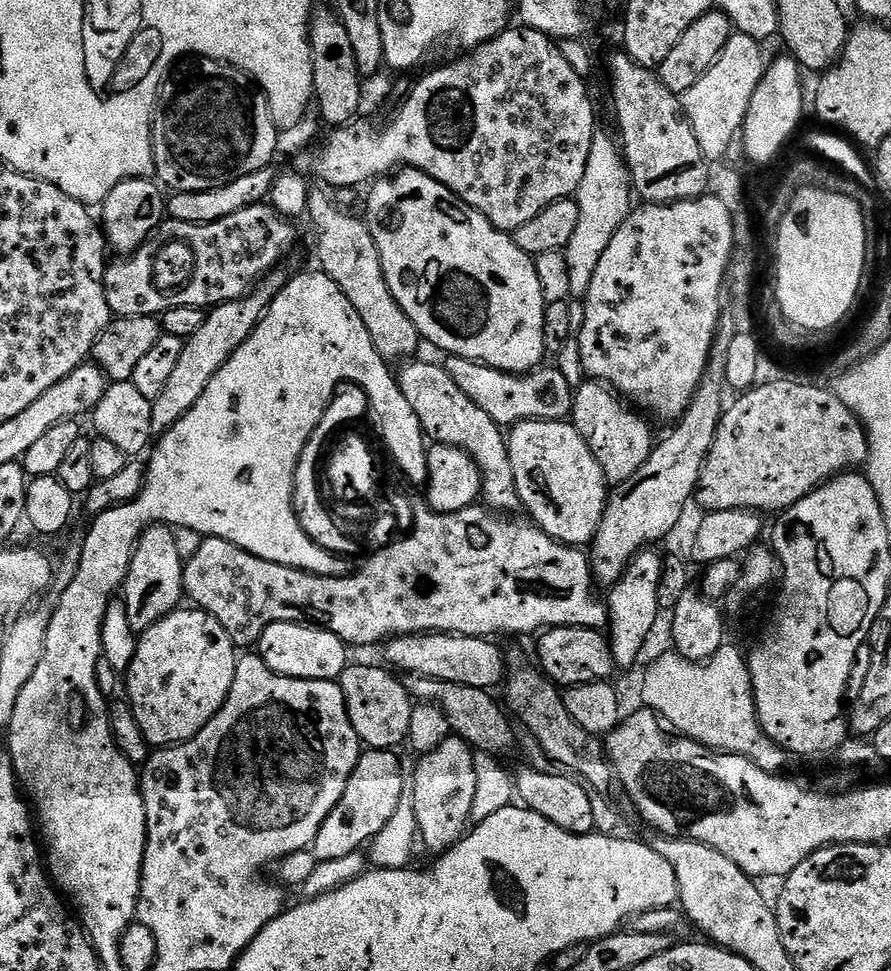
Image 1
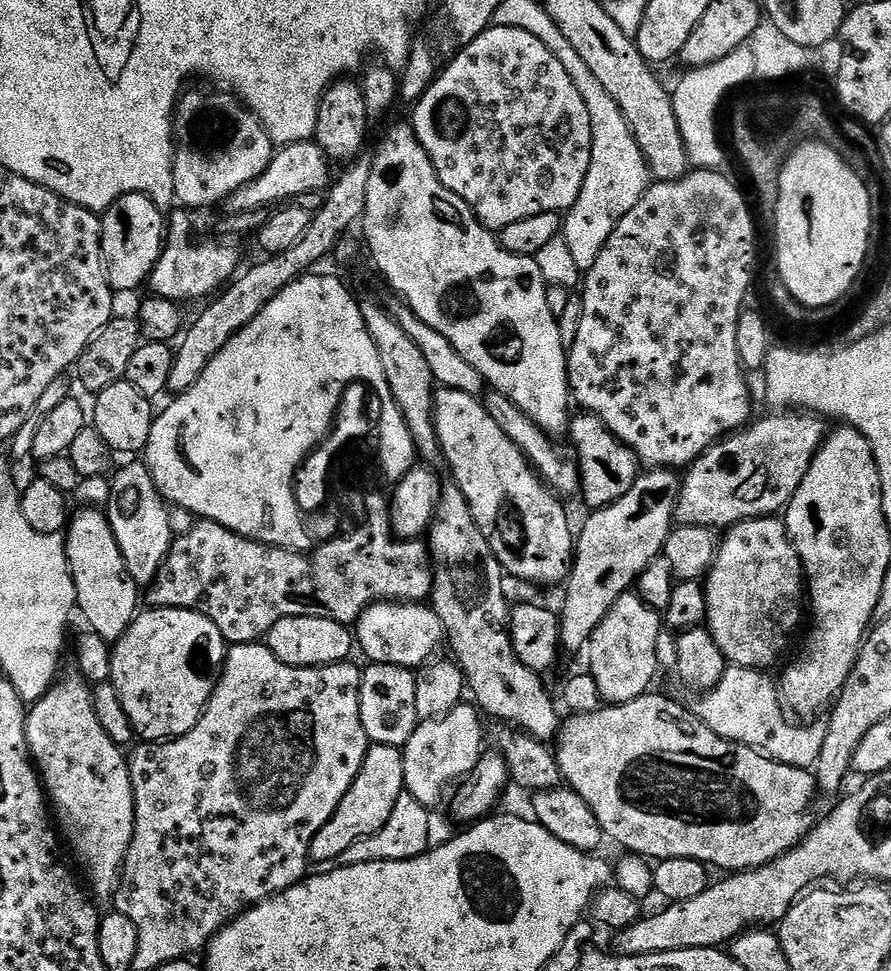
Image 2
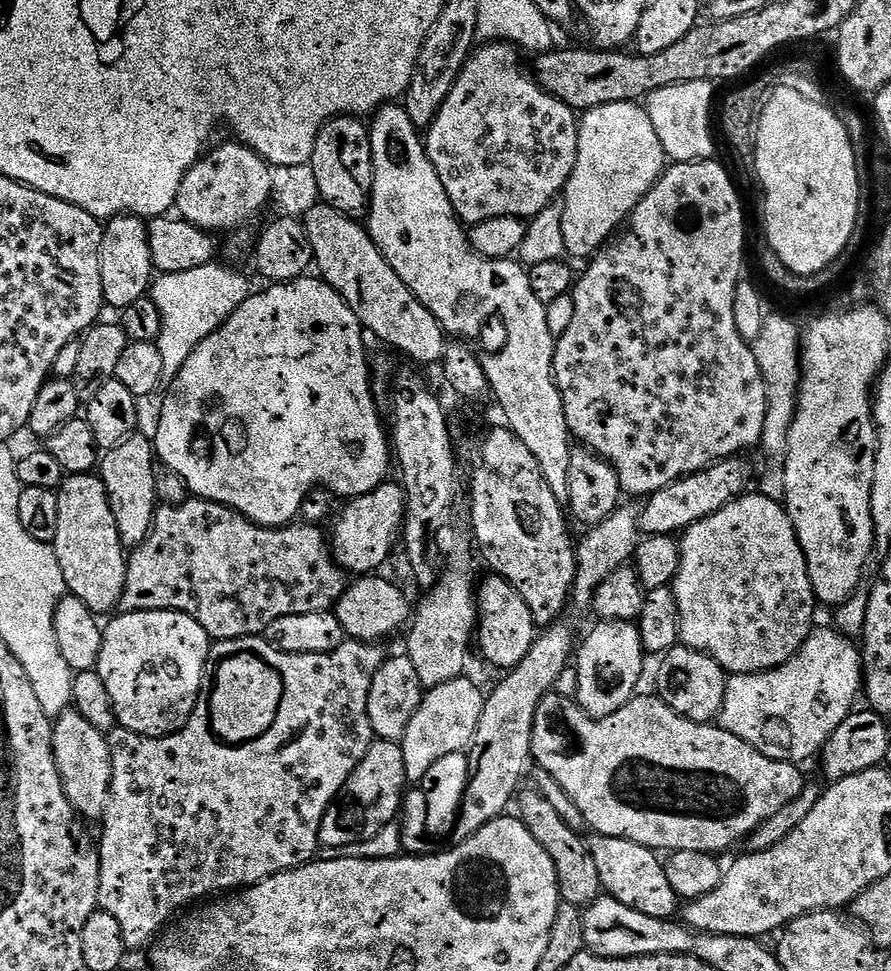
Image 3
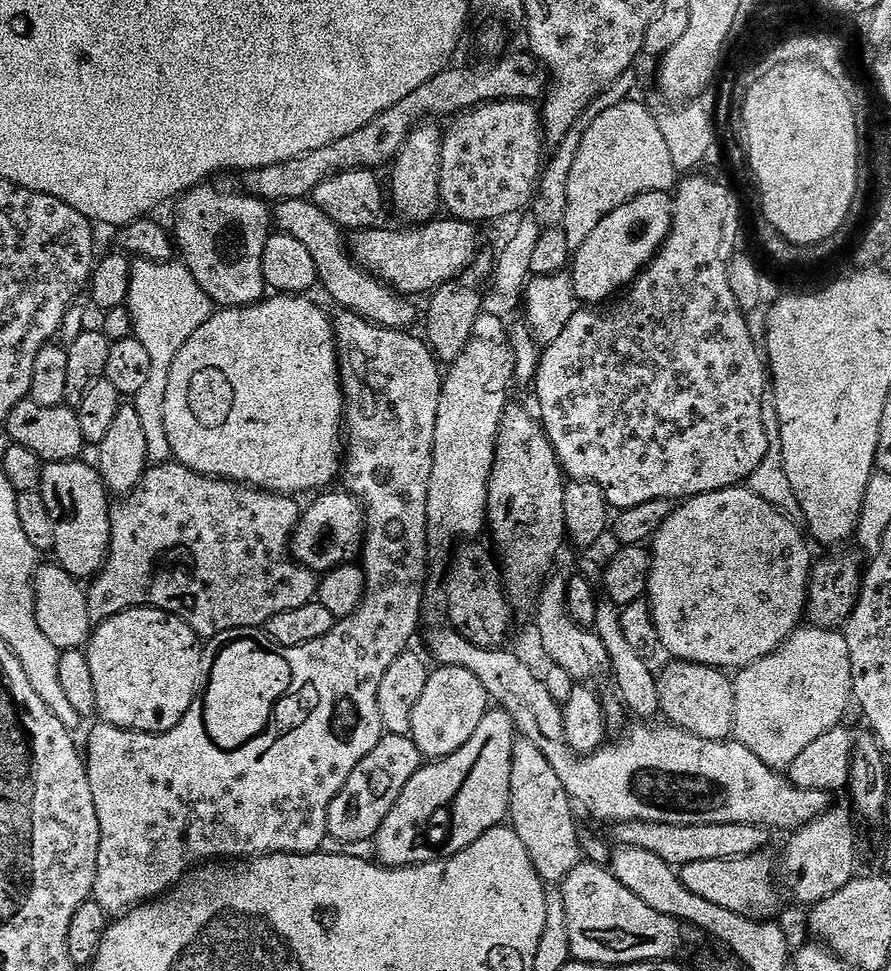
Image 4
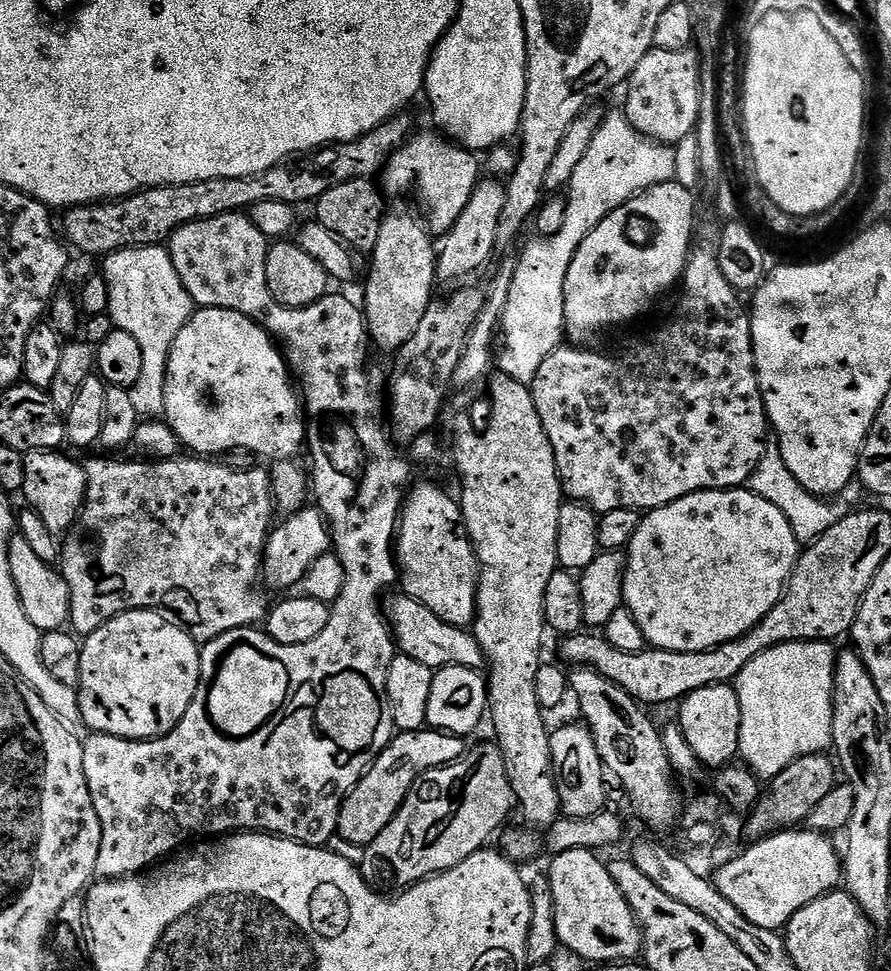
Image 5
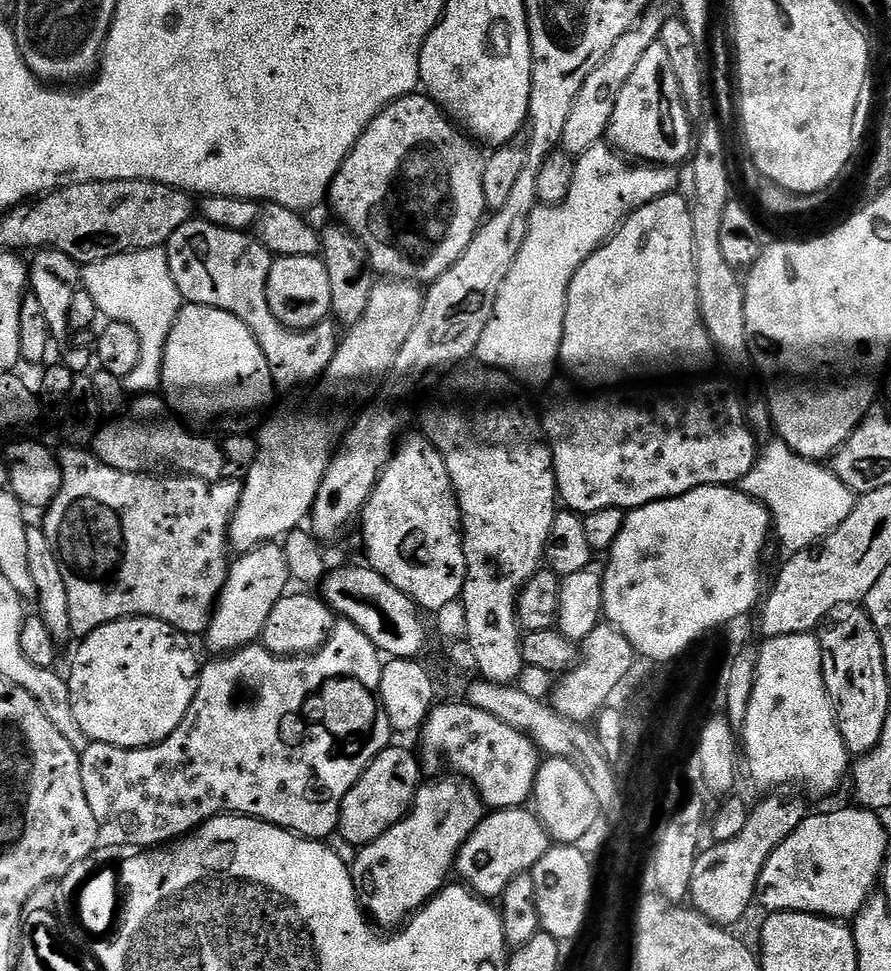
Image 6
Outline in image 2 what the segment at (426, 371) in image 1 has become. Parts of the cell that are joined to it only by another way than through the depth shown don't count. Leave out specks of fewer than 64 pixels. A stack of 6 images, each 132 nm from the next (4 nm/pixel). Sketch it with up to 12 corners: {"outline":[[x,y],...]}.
{"outline":[[437,387],[443,463],[511,579],[563,585],[574,528],[477,397]]}

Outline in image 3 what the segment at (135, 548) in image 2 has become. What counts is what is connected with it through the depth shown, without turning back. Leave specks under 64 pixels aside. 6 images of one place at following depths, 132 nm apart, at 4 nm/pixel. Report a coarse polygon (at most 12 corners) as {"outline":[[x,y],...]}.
{"outline":[[133,434],[98,464],[125,549],[158,507],[153,441]]}

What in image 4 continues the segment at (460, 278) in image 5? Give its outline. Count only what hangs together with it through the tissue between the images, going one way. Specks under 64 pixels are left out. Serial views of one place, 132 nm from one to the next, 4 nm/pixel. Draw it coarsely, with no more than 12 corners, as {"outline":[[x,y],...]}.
{"outline":[[481,251],[462,282],[431,293],[426,339],[450,366],[477,335],[484,296],[494,272]]}

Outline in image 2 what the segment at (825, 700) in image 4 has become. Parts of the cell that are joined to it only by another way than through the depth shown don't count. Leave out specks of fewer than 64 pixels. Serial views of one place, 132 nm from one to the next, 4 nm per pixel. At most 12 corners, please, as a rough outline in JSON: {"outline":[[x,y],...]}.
{"outline":[[725,667],[698,715],[714,734],[811,769],[824,724],[787,720],[774,680]]}

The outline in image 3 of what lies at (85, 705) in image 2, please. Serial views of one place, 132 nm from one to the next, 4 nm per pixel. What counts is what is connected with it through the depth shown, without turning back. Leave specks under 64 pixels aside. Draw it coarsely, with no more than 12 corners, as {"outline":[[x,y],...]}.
{"outline":[[82,714],[55,717],[52,749],[85,821],[108,806],[107,735]]}

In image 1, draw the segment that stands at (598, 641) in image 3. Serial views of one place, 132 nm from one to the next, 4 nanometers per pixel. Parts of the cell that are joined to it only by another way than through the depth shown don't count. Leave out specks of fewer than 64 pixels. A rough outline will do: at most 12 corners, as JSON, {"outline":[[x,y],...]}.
{"outline":[[640,552],[606,596],[612,662],[635,666],[665,557]]}

